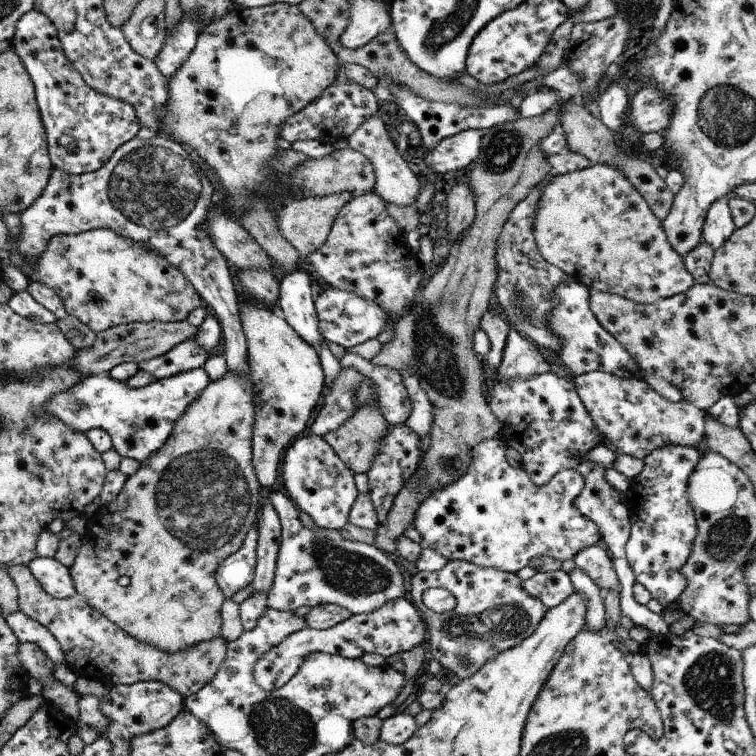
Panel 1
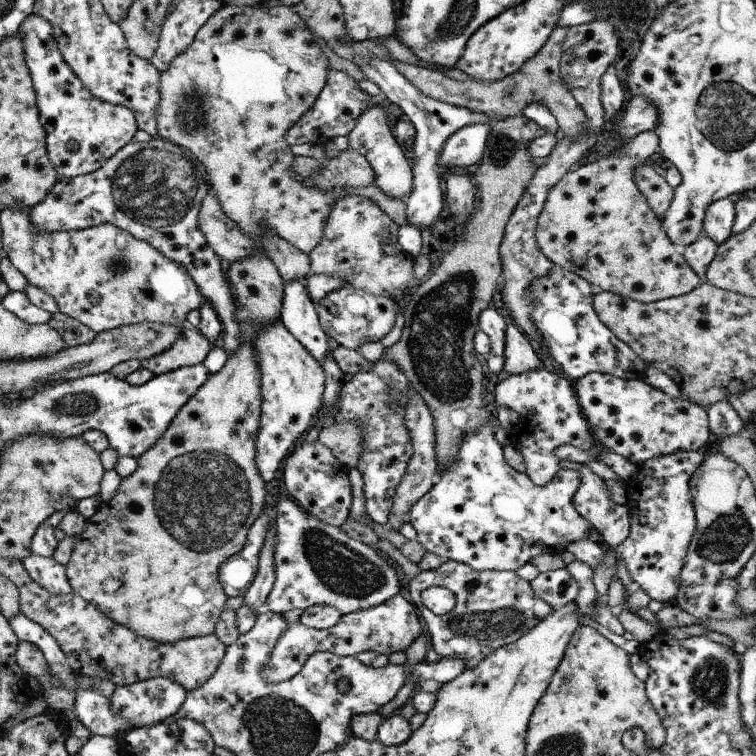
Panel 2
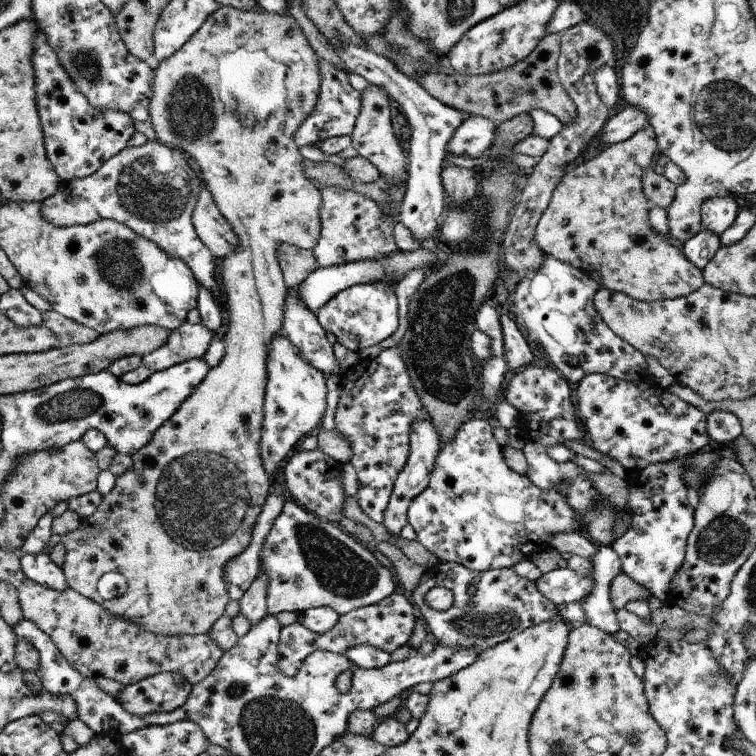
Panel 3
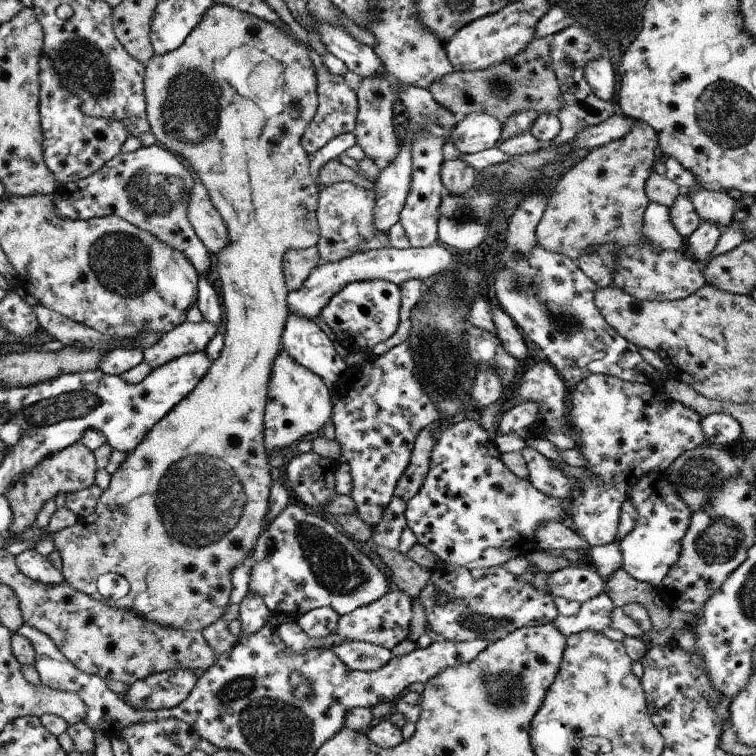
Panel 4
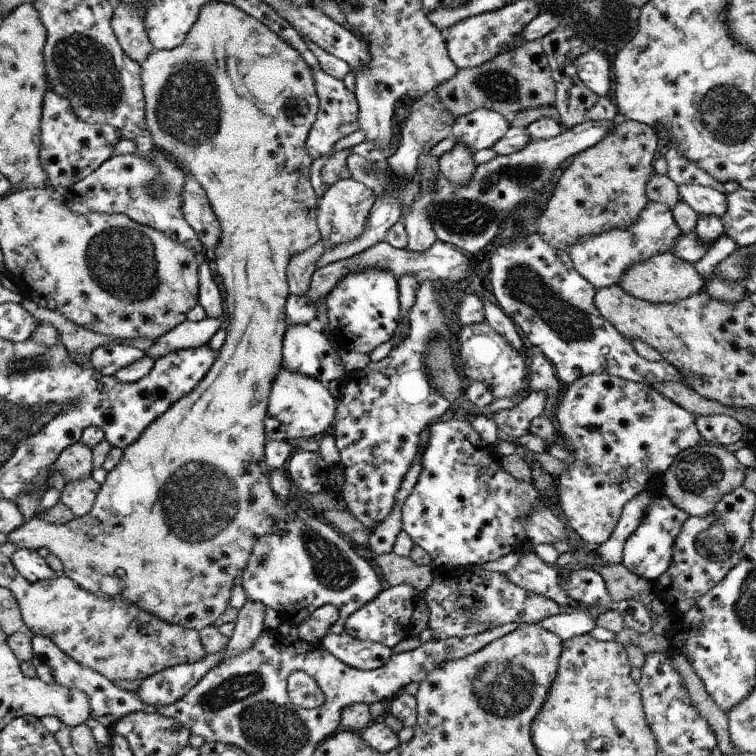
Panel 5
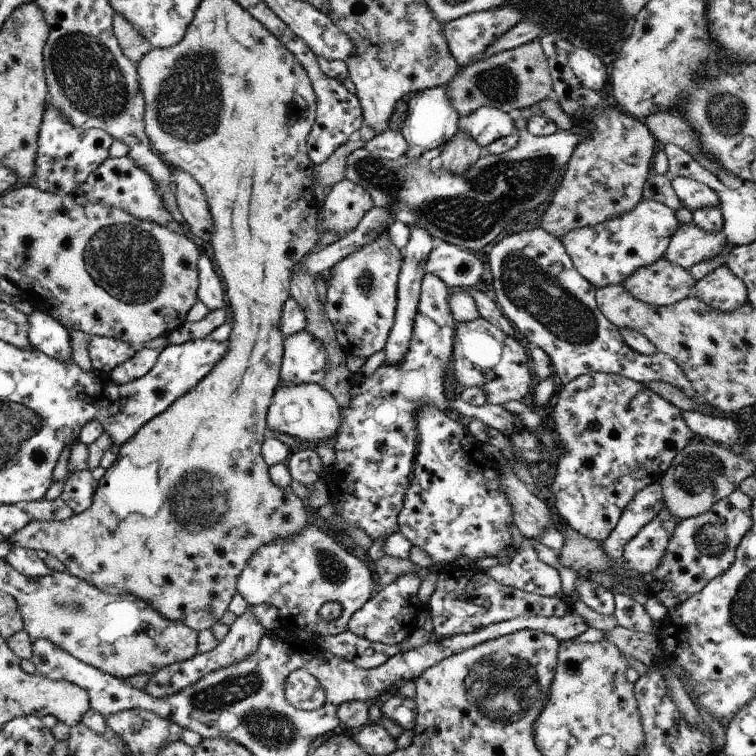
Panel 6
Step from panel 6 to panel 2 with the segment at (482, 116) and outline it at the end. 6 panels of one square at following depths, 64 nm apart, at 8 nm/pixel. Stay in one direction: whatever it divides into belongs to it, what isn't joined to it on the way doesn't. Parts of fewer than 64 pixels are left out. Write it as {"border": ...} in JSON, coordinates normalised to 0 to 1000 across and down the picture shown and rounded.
{"border":[[[646,163],[614,167],[587,188],[582,218],[585,225],[632,217],[639,209],[649,175]]]}

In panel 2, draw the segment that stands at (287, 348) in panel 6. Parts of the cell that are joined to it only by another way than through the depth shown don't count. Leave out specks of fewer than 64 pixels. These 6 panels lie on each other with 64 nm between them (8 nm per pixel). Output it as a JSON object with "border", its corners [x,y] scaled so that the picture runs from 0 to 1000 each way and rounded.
{"border":[[[405,372],[377,376],[369,423],[418,479],[426,480],[438,468],[435,446],[423,433],[417,405],[406,389]]]}

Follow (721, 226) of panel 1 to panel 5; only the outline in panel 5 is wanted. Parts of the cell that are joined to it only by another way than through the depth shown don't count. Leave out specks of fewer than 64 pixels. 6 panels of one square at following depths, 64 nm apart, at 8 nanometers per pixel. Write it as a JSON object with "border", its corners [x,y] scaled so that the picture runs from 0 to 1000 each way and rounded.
{"border":[[[902,243],[897,246],[897,254],[901,265],[905,265],[926,286],[955,288],[963,278],[960,255],[946,249],[922,243]]]}

